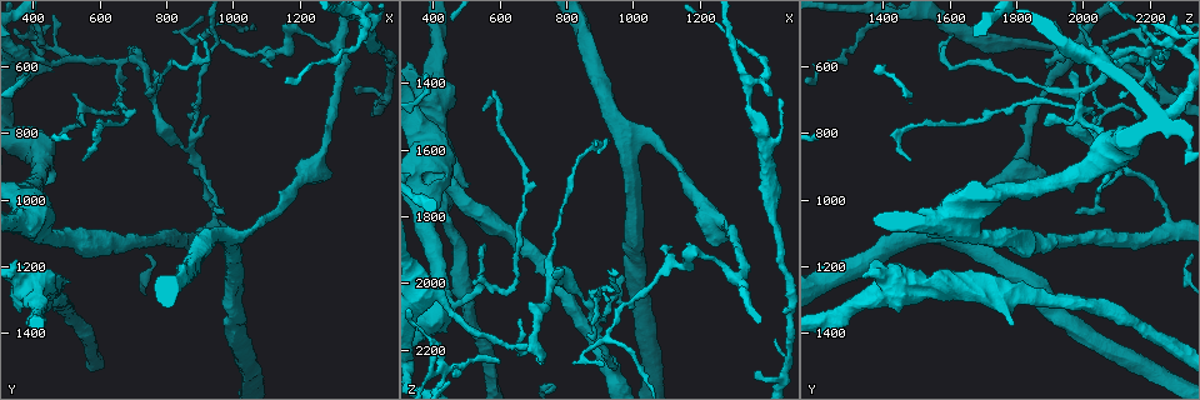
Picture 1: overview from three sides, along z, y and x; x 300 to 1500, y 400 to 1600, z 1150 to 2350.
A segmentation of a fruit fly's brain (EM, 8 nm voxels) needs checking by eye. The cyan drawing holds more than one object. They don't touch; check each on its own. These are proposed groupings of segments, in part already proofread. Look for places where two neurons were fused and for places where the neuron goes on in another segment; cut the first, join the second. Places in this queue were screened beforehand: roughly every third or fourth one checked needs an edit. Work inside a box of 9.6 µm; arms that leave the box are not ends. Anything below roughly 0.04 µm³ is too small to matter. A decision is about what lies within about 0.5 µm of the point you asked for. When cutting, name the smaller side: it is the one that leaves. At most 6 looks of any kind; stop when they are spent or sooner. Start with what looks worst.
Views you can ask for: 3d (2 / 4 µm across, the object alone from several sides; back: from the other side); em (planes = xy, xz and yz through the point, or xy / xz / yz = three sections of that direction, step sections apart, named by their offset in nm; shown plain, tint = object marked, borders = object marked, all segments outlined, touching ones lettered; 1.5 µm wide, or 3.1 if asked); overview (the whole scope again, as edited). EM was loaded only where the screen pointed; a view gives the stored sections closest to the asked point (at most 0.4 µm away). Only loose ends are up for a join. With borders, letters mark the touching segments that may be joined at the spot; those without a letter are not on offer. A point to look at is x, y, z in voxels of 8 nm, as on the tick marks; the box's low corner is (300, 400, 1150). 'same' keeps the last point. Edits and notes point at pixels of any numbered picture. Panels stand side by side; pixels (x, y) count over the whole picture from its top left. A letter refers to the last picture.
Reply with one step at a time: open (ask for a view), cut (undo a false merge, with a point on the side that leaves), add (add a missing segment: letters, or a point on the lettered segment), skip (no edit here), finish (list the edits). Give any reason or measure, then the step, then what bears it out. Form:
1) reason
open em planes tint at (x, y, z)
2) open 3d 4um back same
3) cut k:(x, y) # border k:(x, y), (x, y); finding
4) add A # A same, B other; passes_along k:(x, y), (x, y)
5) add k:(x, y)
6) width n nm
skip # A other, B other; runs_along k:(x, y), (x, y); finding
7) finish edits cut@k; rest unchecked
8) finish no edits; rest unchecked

branch stops here
open 3d 4um at (1120, 600, 1890)

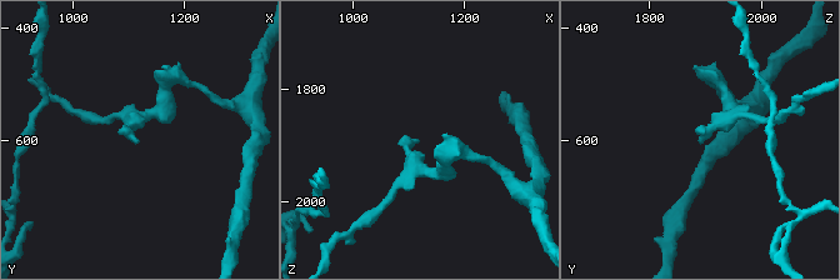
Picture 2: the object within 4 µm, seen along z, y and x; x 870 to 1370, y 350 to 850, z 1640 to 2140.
need the tissue
open em planes plain at (1115, 605, 1895)

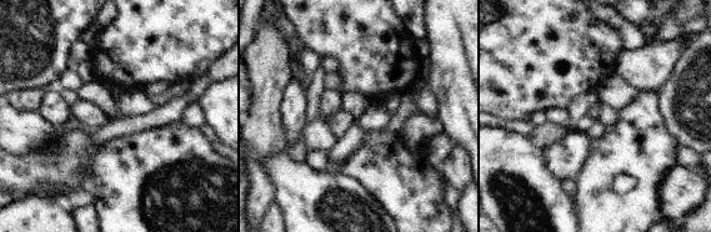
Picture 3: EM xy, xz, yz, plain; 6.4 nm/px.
see the neighbours
open em planes borders same

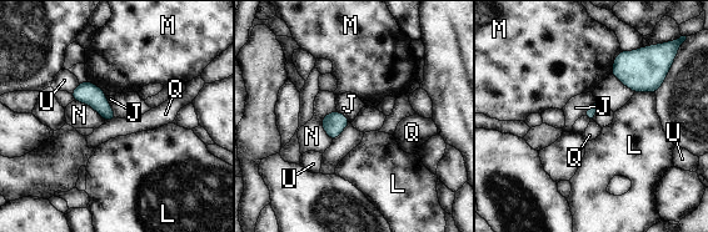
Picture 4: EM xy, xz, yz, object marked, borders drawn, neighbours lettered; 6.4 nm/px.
longest_contact N 200 nm
skip # J other, L other, M other, N other, Q other, U other; border 4:(116, 117), (108, 121); no lettered segment goes on from it

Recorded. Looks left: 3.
sharp bend
open 3d 2um at (870, 850, 2060)

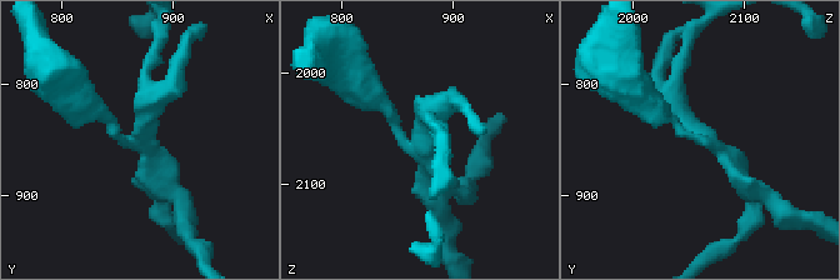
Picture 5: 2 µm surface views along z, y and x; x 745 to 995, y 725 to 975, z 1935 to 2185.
arms 3; shape alone is not enough
open em yz step 8 plain at (874, 848, 2066)

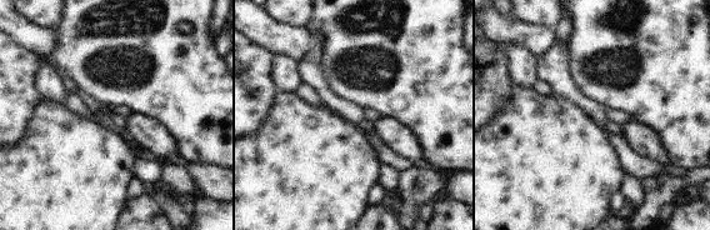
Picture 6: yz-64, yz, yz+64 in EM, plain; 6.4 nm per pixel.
see the neighbours
open em yz step 8 borders same

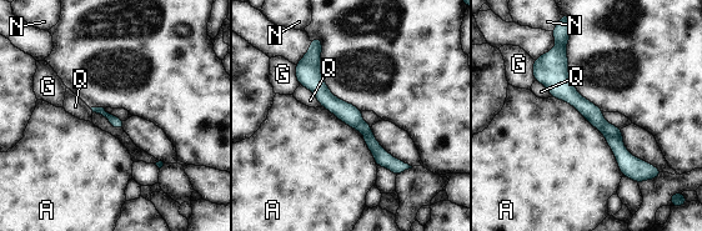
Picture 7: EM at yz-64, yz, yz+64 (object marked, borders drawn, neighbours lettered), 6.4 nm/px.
longest_contact A 700 nm
cut 7:(612, 131) # A other, G other, N other, Q other; border 7:(602, 120), (601, 129), (620, 141); two neurons meet here

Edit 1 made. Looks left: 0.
finish edits cut@7; rest unchecked

